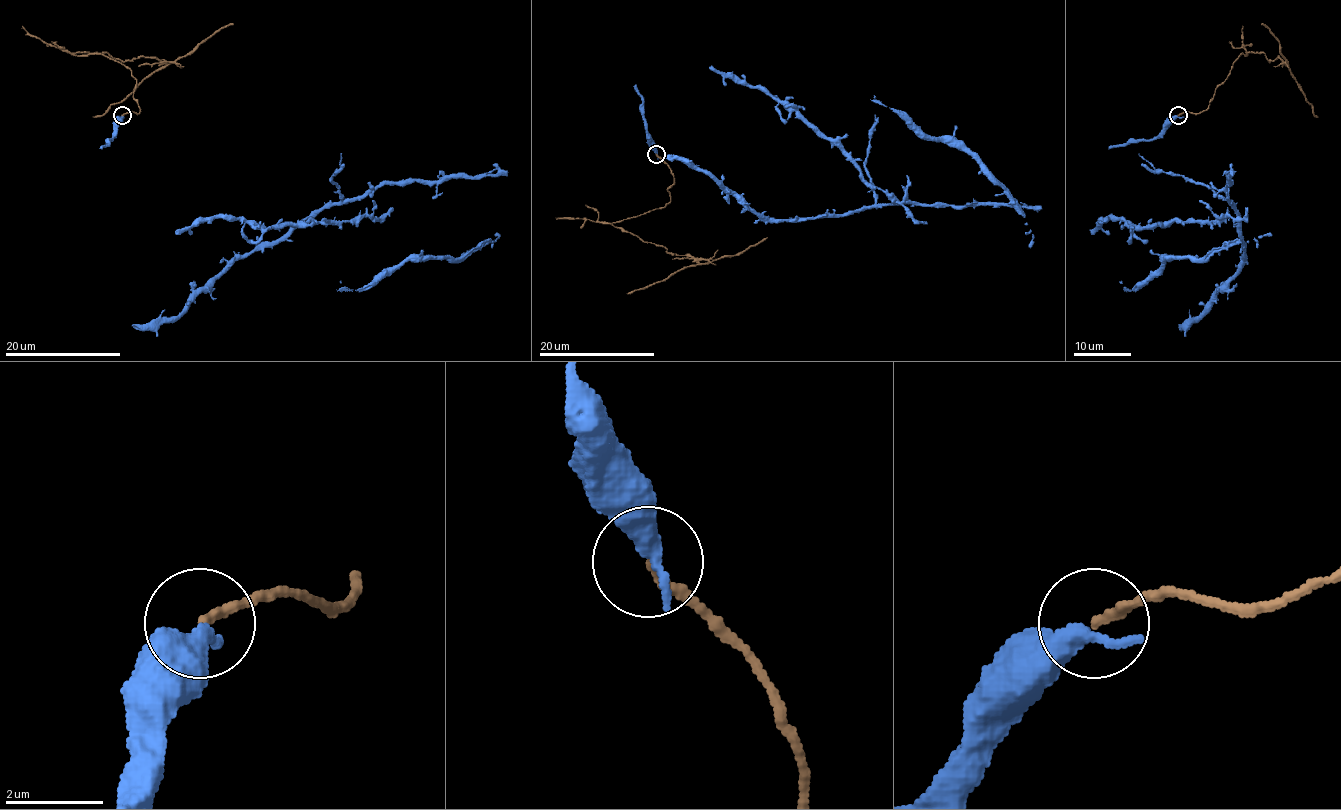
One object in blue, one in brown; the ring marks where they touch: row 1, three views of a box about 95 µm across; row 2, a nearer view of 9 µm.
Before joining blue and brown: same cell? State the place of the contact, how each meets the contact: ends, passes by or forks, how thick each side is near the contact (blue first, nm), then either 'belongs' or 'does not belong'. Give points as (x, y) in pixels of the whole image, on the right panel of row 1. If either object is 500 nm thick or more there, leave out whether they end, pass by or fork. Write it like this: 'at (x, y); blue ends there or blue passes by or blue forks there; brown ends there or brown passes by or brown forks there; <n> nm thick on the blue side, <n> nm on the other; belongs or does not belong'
at (1178, 115); 500 nm thick on the blue side, 200 nm on the other; does not belong

